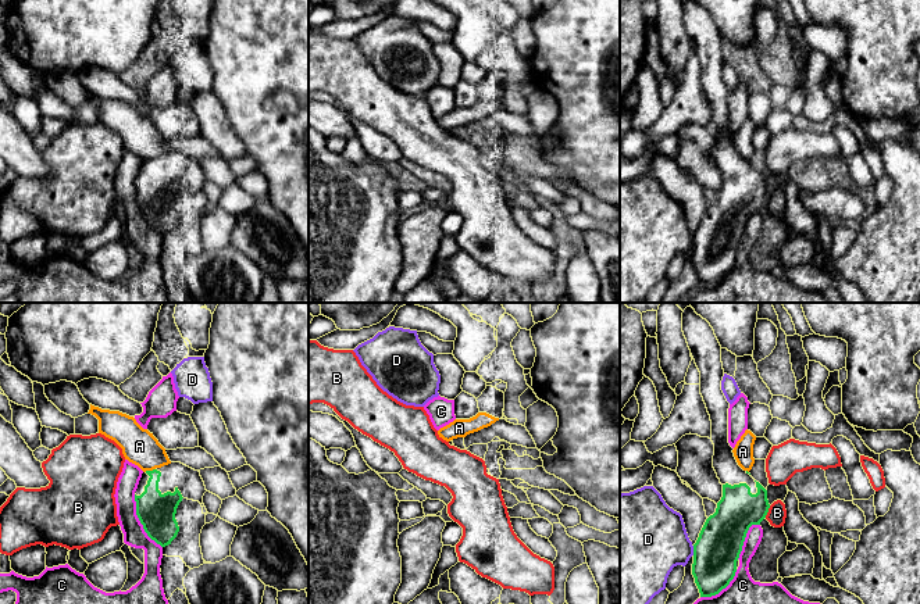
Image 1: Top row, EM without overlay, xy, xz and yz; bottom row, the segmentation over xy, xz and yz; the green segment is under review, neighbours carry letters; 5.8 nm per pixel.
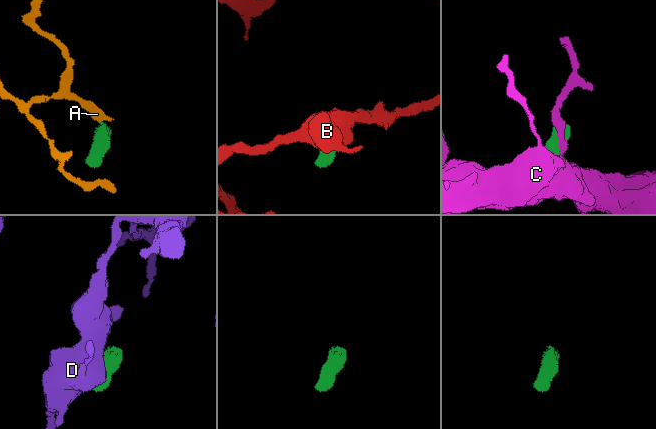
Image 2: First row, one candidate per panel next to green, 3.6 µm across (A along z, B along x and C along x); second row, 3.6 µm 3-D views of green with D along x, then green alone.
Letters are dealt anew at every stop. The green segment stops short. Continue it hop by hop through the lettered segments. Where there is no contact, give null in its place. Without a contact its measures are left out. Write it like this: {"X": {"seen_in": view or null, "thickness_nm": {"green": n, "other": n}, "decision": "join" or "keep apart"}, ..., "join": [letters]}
{"A": {"seen_in": "xy", "thickness_nm": {"green": 220, "other": 200}, "decision": "keep apart"}, "B": {"seen_in": "yz", "thickness_nm": {"green": 240, "other": 110}, "decision": "keep apart"}, "C": {"seen_in": "xy", "thickness_nm": {"green": 220, "other": 130}, "decision": "keep apart"}, "D": {"seen_in": "yz", "thickness_nm": {"green": 260, "other": 400}, "decision": "keep apart"}, "join": []}

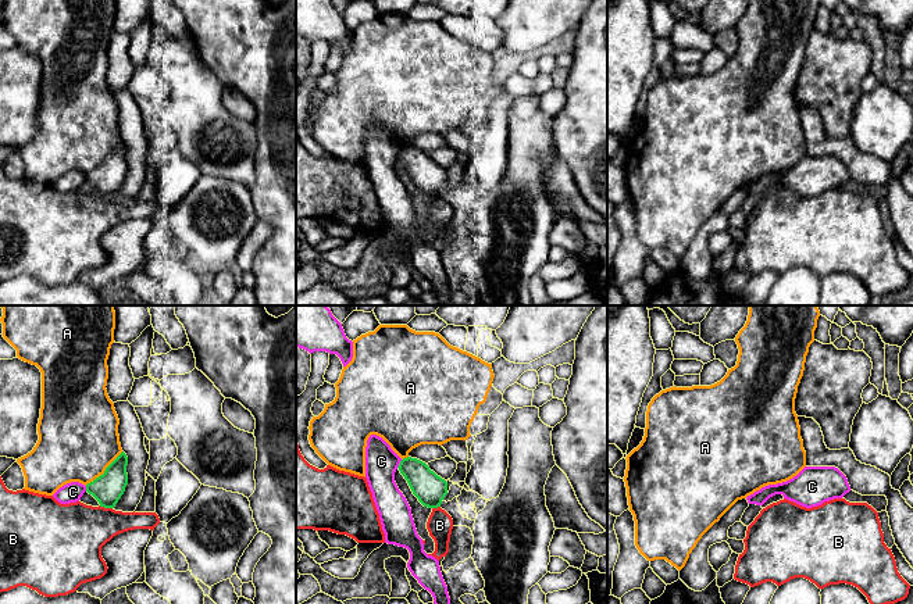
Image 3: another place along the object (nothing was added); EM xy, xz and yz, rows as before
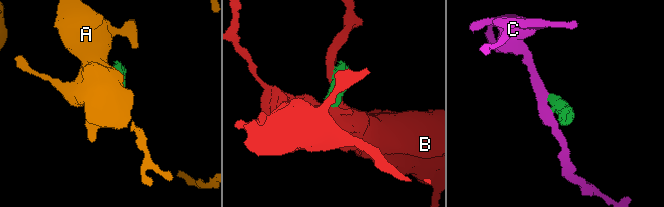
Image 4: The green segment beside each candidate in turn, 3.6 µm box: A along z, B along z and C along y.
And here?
{"A": {"seen_in": "xy", "thickness_nm": {"green": 180, "other": 460}, "decision": "keep apart"}, "B": {"seen_in": "xy", "thickness_nm": {"green": 180, "other": 360}, "decision": "keep apart"}, "C": {"seen_in": "xz", "thickness_nm": {"green": 180, "other": 190}, "decision": "keep apart"}, "join": []}

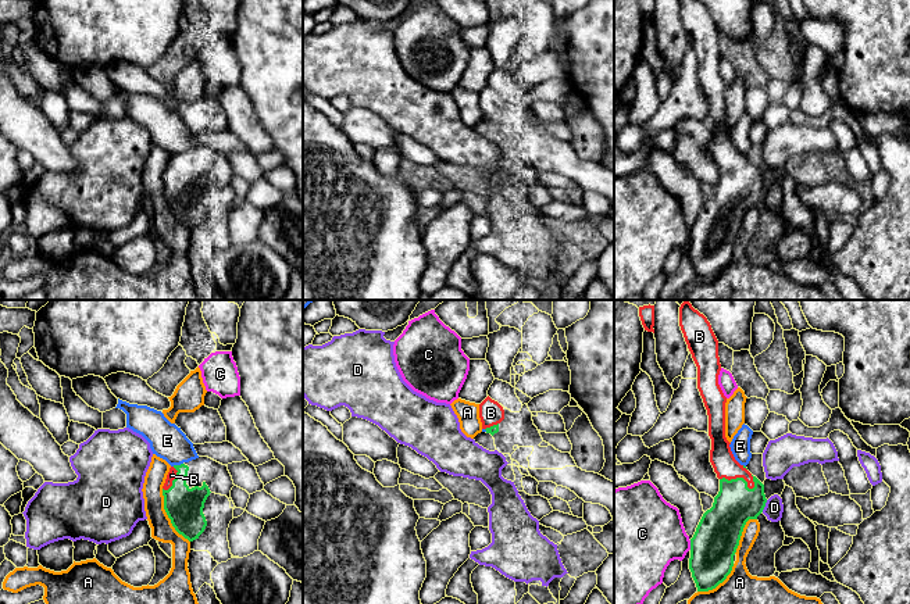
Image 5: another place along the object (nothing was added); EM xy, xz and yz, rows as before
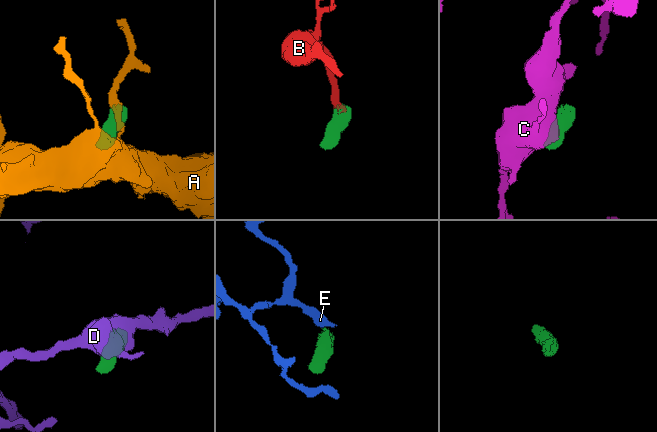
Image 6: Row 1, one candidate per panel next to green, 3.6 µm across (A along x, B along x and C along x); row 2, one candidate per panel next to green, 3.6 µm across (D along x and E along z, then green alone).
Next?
{"A": {"seen_in": "xy", "thickness_nm": {"green": 220, "other": 130}, "decision": "keep apart"}, "B": {"seen_in": "yz", "thickness_nm": {"green": 240, "other": 140}, "decision": "join"}, "C": {"seen_in": "yz", "thickness_nm": {"green": 260, "other": 400}, "decision": "keep apart"}, "D": {"seen_in": "yz", "thickness_nm": {"green": 240, "other": 110}, "decision": "keep apart"}, "E": {"seen_in": "xy", "thickness_nm": {"green": 220, "other": 200}, "decision": "keep apart"}, "join": ["B"]}

